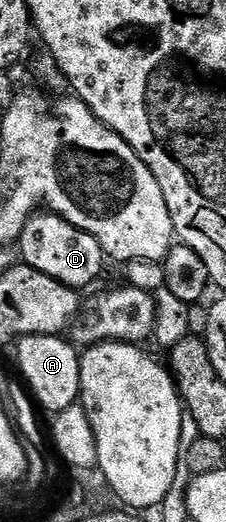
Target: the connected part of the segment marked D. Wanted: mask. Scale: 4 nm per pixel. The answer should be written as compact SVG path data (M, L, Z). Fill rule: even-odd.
M46 210L29 218L25 230L19 235L18 248L23 255L20 256L22 263L33 266L33 270L41 270L41 274L49 274L49 278L57 278L57 282L76 290L89 287L103 272L105 257L97 238L93 238L93 234L85 234L85 230Z

